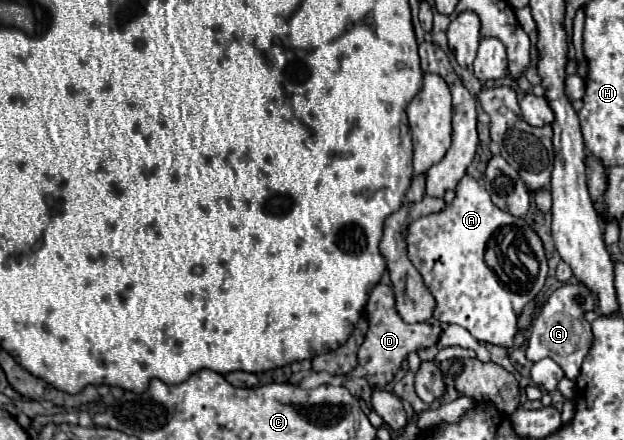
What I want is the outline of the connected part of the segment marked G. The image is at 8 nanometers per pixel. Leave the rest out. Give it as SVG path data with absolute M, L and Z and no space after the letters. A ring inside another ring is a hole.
M565 282L559 286L543 304L541 312L537 314L533 326L531 326L531 336L527 344L527 358L531 362L537 362L541 358L553 358L561 368L565 368L565 376L569 380L575 380L581 370L581 362L587 356L591 344L593 344L593 334L591 334L591 324L585 320L585 312L595 310L599 304L597 296L589 296L589 290L583 284L571 284ZM581 294L585 298L583 306L577 306L575 296Z

